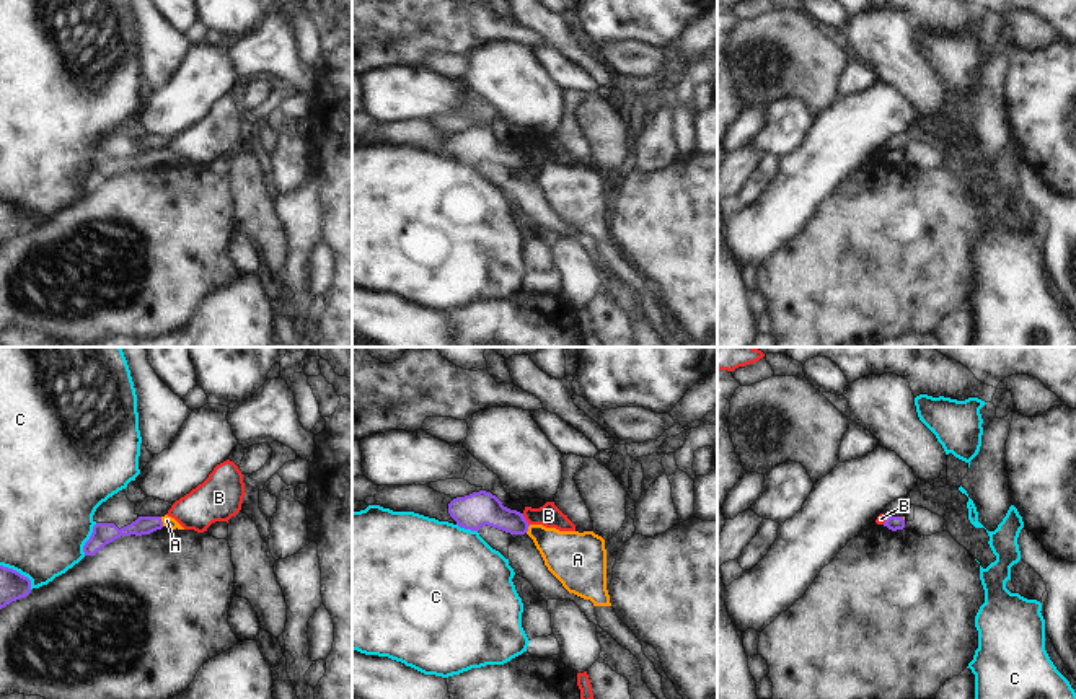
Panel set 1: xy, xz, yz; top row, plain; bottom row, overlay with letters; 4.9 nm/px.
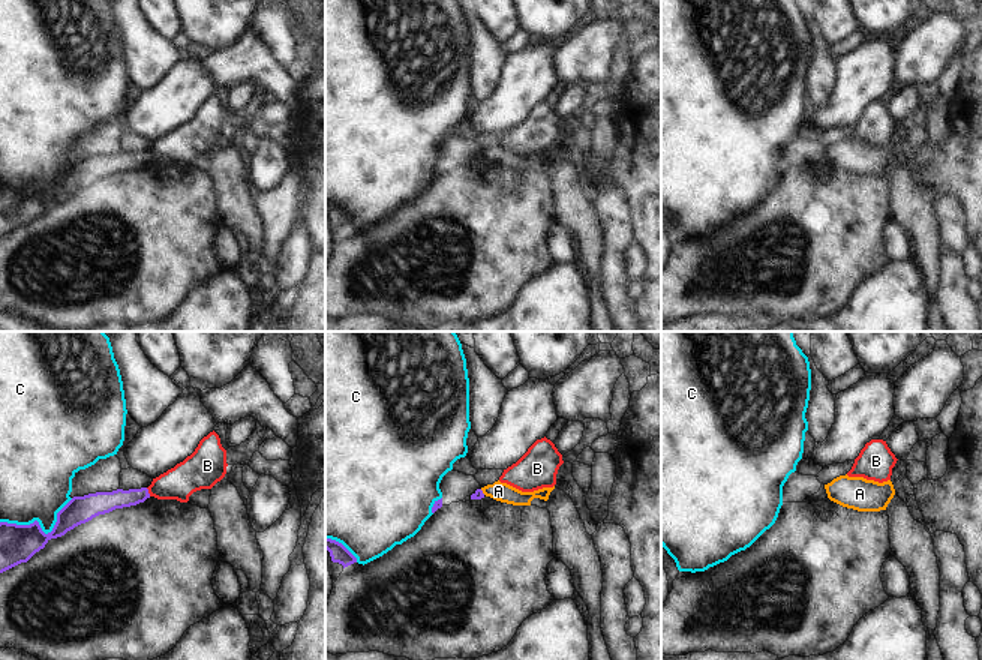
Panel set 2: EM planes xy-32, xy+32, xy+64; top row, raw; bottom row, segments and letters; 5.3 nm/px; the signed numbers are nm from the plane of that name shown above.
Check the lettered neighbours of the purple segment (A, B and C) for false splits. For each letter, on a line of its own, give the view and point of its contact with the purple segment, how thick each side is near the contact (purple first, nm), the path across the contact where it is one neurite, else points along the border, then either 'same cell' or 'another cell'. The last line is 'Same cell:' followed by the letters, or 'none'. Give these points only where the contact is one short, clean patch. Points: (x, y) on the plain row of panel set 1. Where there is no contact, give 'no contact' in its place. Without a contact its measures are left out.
A: xy (162, 157) | 100/50 nm | across xy (144, 160), (162, 157), (167, 155) | same cell
B: xz (525, 155) | 170/120 nm | along xz (522, 149), (529, 160) | another cell
C: xy (18, 207) | 140/440 nm | another cell
Same cell: A

